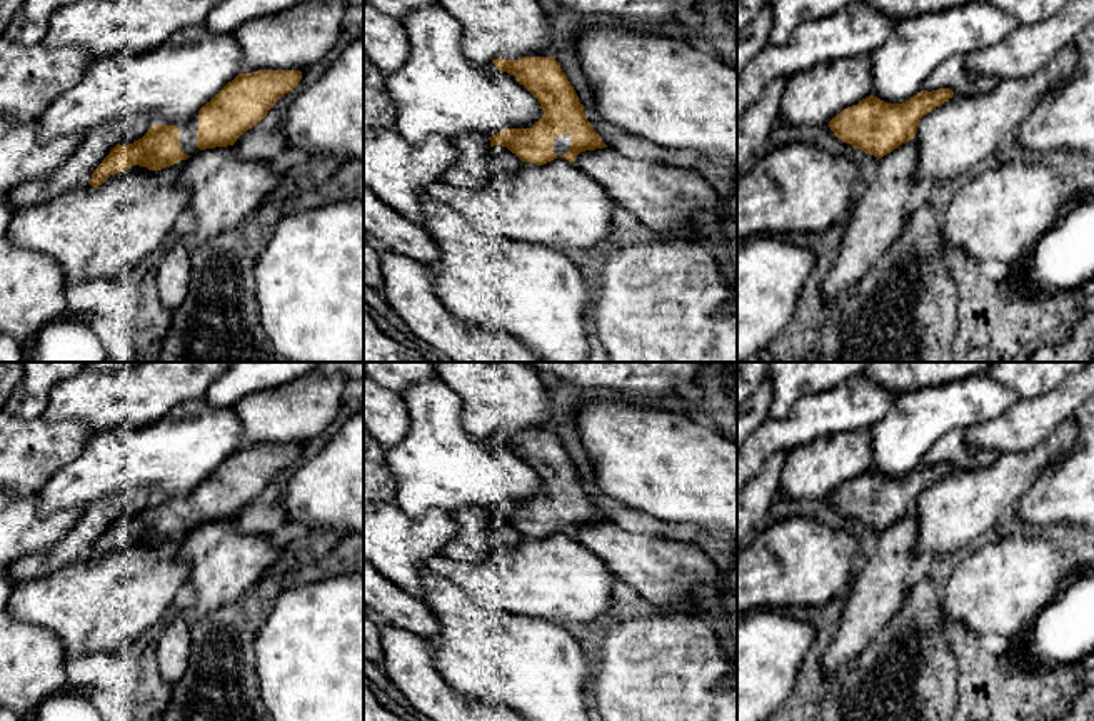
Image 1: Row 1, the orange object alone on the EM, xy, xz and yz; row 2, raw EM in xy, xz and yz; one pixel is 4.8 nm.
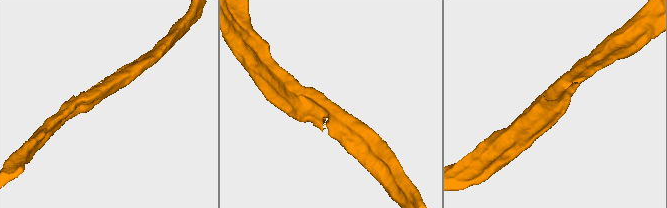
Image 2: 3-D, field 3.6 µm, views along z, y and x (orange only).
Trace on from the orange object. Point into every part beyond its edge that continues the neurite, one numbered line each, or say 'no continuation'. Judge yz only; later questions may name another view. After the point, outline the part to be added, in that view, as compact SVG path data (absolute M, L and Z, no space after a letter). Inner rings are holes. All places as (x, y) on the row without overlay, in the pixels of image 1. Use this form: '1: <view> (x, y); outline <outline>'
no continuation

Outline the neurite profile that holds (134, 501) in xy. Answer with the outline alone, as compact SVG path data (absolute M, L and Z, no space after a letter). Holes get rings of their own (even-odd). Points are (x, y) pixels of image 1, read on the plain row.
M135 487L123 494L110 494L98 499L83 511L77 524L48 551L30 552L7 567L8 577L18 586L37 577L48 577L50 574L88 557L93 544L117 517L133 517L153 499L155 492L150 487Z

